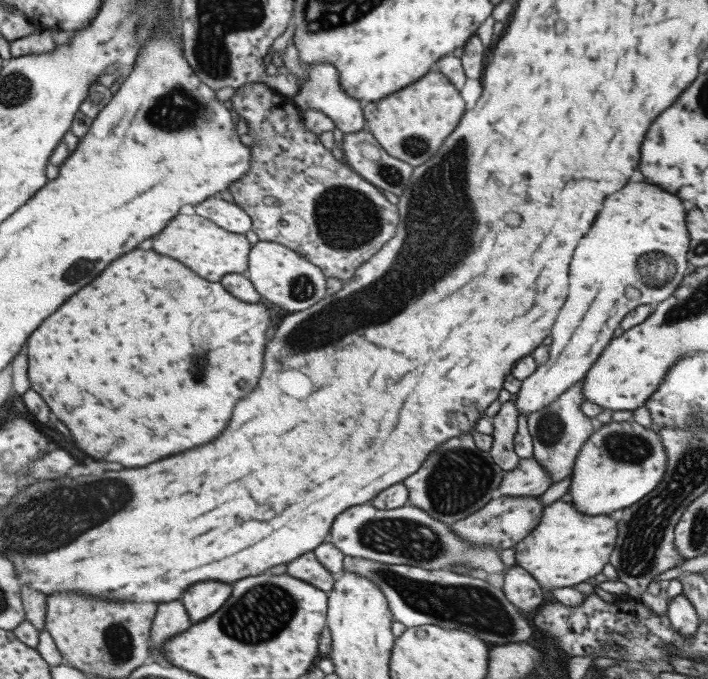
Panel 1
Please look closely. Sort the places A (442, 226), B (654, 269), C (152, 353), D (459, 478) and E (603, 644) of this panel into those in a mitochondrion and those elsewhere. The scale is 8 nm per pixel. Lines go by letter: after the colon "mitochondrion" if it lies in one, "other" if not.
A: mitochondrion
B: mitochondrion
C: other
D: mitochondrion
E: other

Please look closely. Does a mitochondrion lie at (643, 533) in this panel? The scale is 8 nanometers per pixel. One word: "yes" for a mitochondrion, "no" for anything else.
yes

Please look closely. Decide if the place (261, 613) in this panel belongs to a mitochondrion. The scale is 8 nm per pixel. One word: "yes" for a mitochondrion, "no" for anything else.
yes

